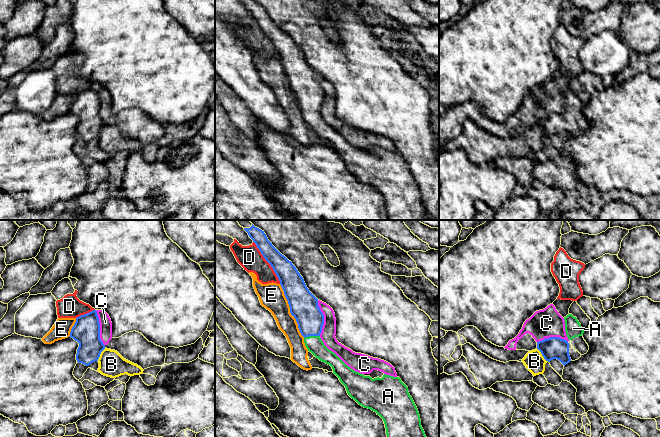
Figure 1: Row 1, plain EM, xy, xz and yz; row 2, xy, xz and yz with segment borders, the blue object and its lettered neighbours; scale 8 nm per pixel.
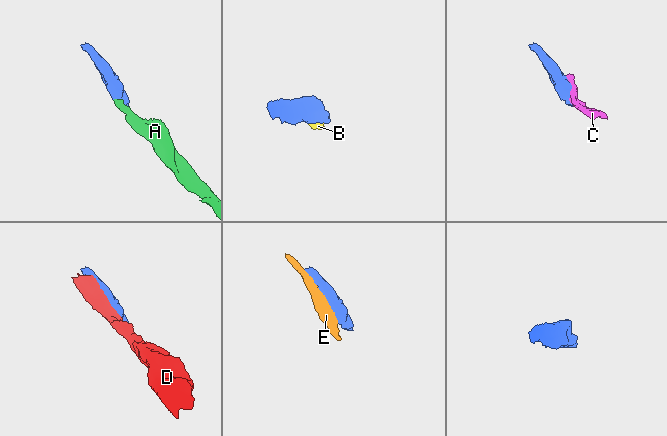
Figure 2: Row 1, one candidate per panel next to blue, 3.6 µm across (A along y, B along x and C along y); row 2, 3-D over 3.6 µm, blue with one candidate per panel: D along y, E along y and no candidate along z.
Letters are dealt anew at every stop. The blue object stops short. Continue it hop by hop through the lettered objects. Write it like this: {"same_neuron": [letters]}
{"same_neuron": ["A"]}

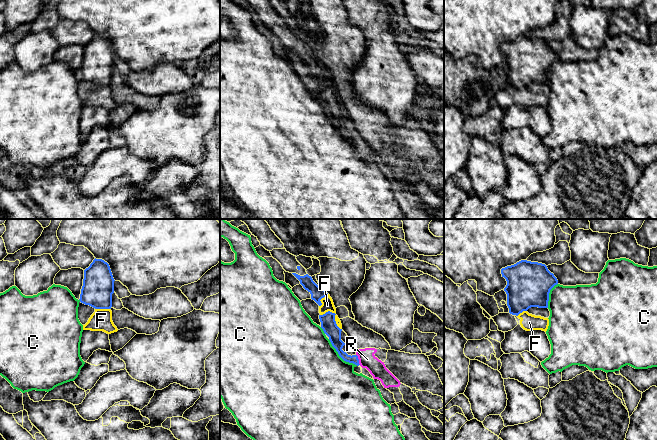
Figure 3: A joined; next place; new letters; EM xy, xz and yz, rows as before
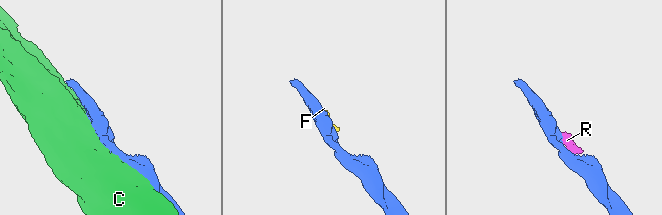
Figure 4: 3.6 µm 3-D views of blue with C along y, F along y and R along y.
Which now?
{"same_neuron": []}

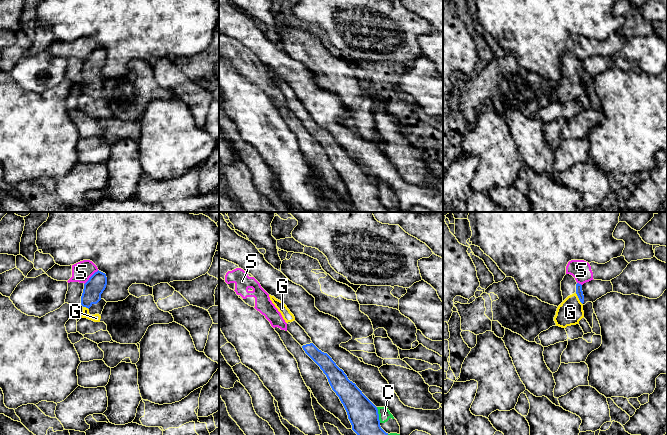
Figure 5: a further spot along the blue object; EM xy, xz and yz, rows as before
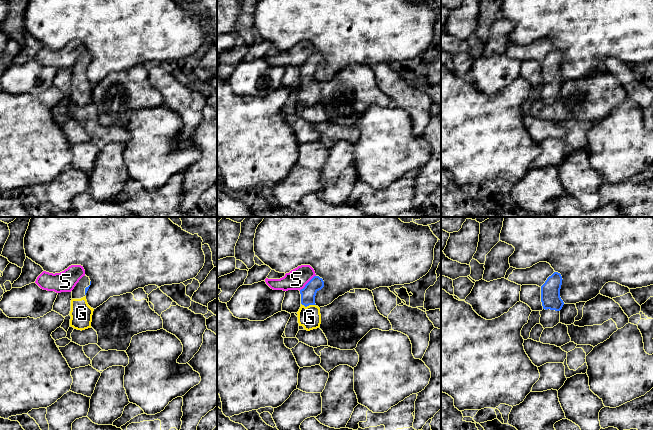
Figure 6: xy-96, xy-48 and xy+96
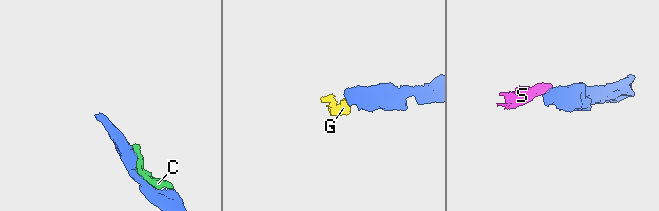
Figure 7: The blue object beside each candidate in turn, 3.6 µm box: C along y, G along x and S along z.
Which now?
{"same_neuron": ["G"]}

